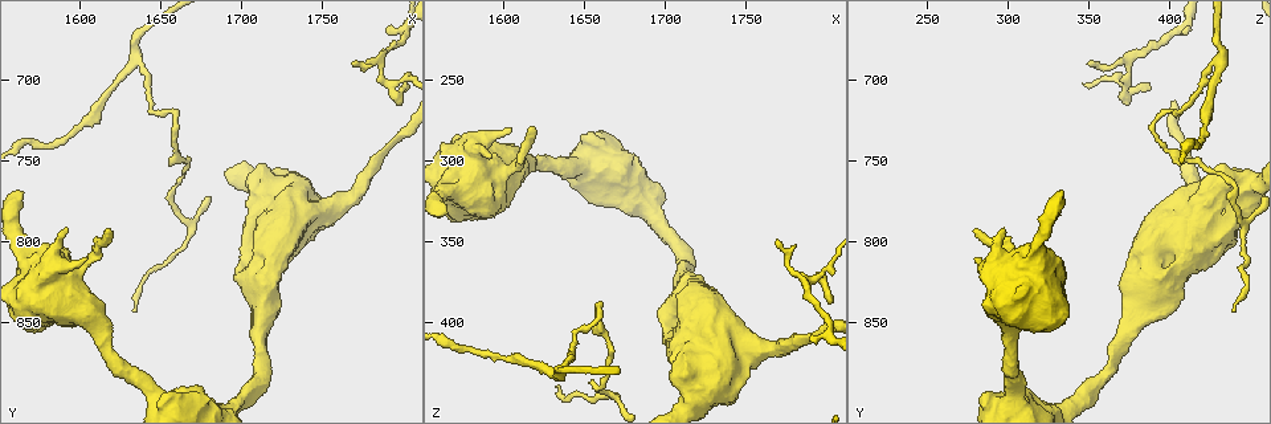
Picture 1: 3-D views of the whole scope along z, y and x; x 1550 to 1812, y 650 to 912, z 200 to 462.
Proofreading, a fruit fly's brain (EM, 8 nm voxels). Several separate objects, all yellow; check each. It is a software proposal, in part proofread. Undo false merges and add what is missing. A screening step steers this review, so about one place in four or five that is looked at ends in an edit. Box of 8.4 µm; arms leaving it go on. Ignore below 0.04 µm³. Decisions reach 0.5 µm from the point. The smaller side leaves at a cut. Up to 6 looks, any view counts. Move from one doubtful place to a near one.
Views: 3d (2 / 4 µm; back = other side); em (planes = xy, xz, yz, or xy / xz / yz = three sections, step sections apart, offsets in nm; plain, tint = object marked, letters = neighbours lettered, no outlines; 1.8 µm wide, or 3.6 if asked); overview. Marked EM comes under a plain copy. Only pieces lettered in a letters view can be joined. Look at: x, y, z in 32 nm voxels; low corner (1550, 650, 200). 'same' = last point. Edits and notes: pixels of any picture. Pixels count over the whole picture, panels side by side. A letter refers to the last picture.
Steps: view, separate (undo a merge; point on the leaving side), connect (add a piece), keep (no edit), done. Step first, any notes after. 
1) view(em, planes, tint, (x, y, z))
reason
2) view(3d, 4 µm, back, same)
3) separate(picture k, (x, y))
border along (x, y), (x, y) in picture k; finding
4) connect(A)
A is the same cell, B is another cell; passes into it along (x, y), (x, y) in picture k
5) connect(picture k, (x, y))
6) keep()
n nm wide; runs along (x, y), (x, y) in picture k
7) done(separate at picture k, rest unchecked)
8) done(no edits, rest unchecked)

view(em, xy, step 4, letters, (1592, 794, 298))
stops while still wide

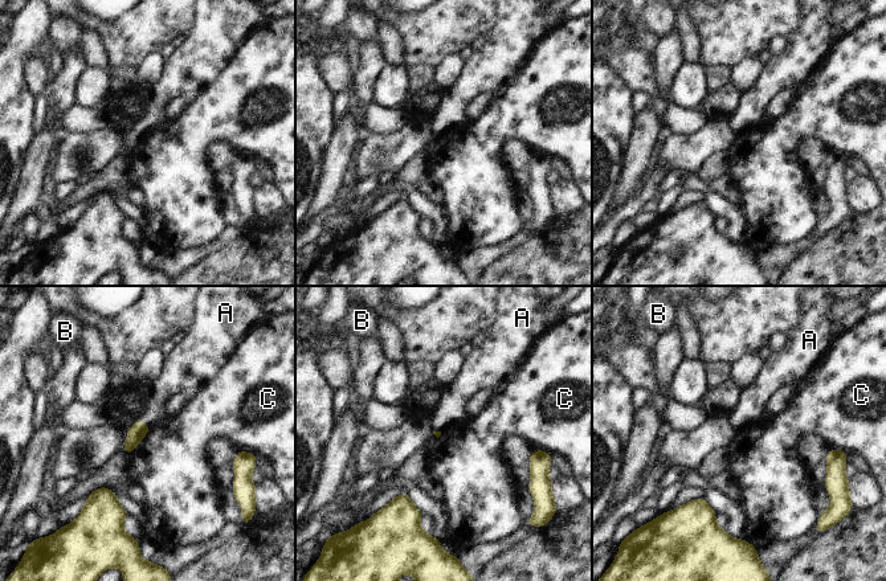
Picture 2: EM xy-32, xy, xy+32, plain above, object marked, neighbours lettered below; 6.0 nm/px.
connect(A)
A is the same cell, B and C are other cells; passes into it along (138, 430), (131, 425), (158, 395) in picture 2; the cell continues

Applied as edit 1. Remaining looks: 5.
view(overview)

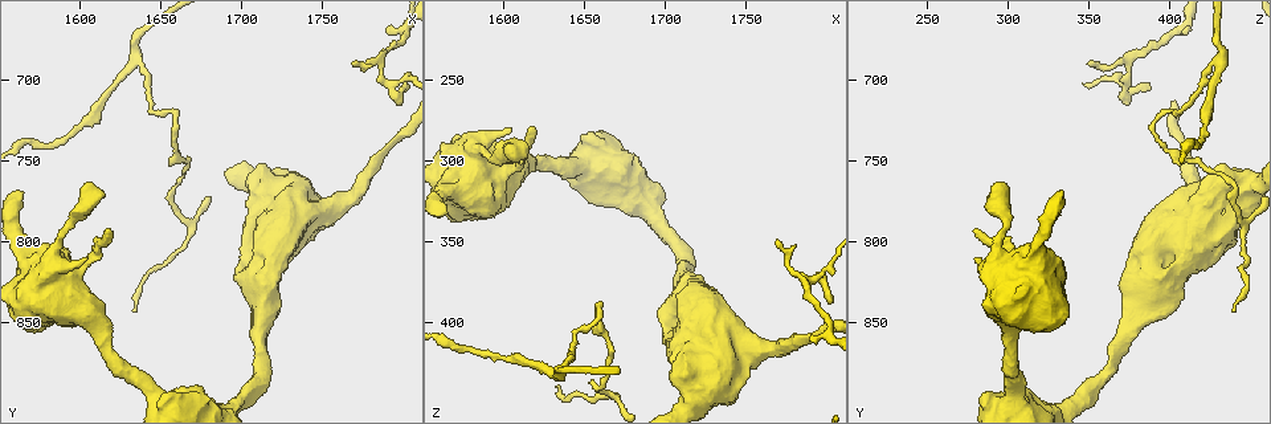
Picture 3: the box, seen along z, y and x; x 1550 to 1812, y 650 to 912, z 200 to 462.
view(3d, 2 µm, (1660, 728, 390))
sharp bend

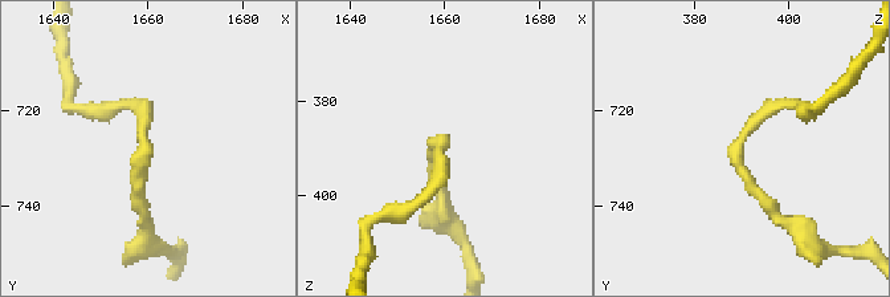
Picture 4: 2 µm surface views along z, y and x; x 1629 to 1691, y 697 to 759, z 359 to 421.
view(em, planes, tint, (1659, 728, 389))

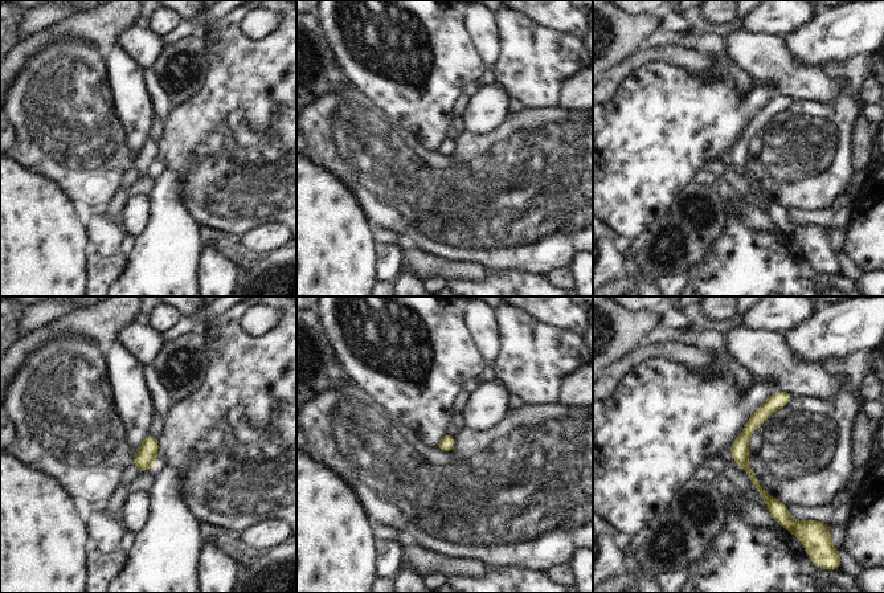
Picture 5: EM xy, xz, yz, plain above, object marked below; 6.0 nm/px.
view(em, planes, letters, same)

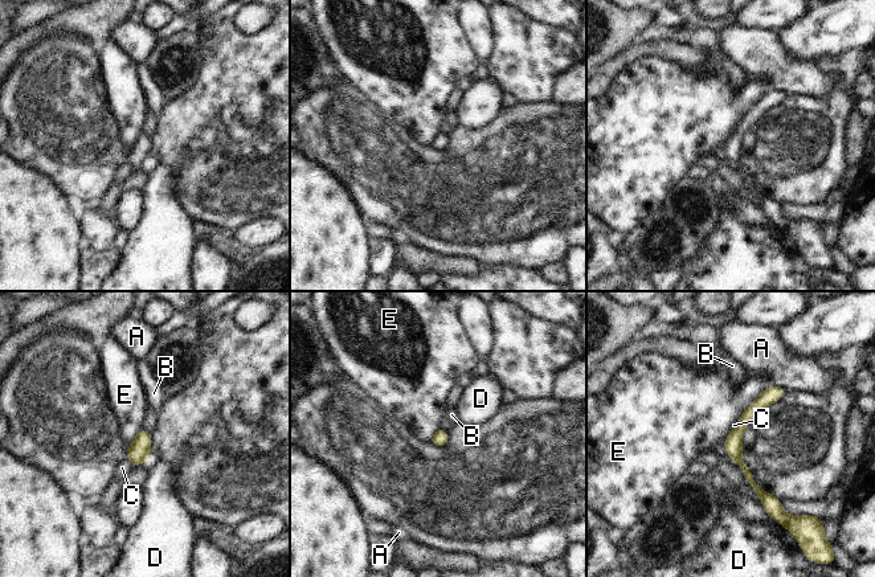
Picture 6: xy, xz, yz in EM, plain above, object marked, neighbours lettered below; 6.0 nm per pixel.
keep()
A, B, C, D and E are other cells; continuous, no second cell

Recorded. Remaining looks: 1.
done(connect at picture 2, rest unchecked)

